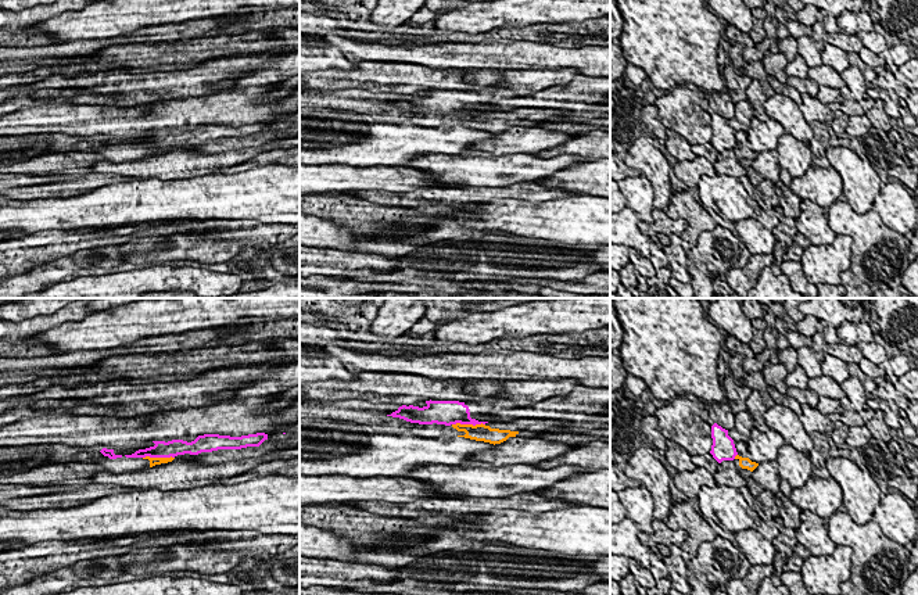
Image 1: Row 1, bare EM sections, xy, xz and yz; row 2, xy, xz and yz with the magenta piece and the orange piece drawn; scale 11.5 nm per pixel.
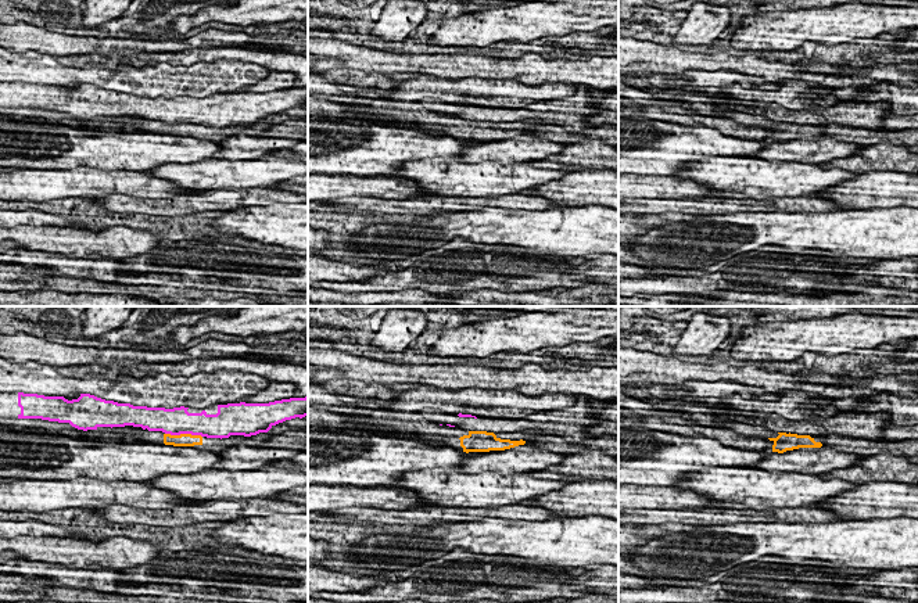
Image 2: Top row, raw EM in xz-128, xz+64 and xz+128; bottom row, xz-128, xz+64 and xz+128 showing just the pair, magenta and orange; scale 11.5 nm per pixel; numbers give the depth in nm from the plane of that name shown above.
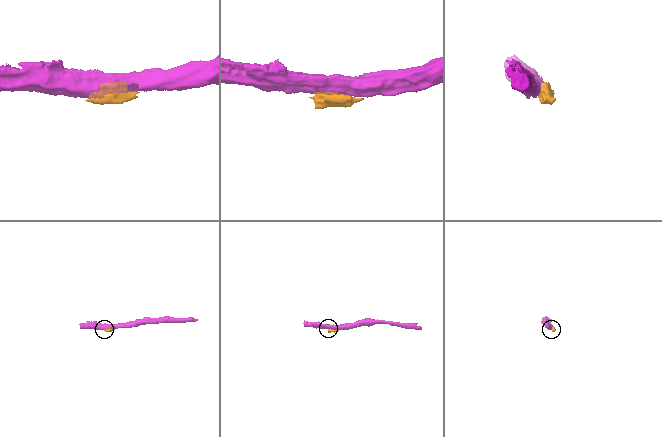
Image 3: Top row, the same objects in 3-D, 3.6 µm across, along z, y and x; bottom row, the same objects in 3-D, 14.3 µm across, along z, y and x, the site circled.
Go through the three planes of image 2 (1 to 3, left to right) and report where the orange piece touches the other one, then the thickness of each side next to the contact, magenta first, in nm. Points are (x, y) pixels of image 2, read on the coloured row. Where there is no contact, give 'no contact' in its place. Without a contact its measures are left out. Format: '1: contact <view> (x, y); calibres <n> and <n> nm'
1: contact xz-128 (183, 433); calibres 320 and 160 nm
2: no contact
3: no contact

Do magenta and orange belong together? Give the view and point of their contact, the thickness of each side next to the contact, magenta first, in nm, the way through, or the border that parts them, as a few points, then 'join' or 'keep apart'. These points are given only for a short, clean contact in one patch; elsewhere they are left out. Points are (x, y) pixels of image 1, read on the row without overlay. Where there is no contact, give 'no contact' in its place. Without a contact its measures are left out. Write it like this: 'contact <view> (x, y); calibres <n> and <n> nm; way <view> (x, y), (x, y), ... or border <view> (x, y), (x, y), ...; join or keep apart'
contact xz (468, 113); calibres 280 and 190 nm; border xz (484, 113), (452, 114); keep apart

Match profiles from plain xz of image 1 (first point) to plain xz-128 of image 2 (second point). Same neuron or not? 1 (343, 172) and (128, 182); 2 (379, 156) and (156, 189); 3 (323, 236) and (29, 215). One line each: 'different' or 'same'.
1: same
2: different
3: different

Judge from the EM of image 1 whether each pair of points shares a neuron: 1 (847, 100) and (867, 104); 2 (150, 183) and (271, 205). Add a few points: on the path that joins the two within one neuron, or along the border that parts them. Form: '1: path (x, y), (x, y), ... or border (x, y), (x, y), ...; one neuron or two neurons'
1: path (852, 103), (863, 104); one neuron
2: path (180, 199), (240, 200); one neuron

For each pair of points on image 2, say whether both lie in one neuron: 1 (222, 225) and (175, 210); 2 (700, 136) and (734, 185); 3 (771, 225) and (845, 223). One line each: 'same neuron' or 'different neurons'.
1: different neurons
2: different neurons
3: same neuron

